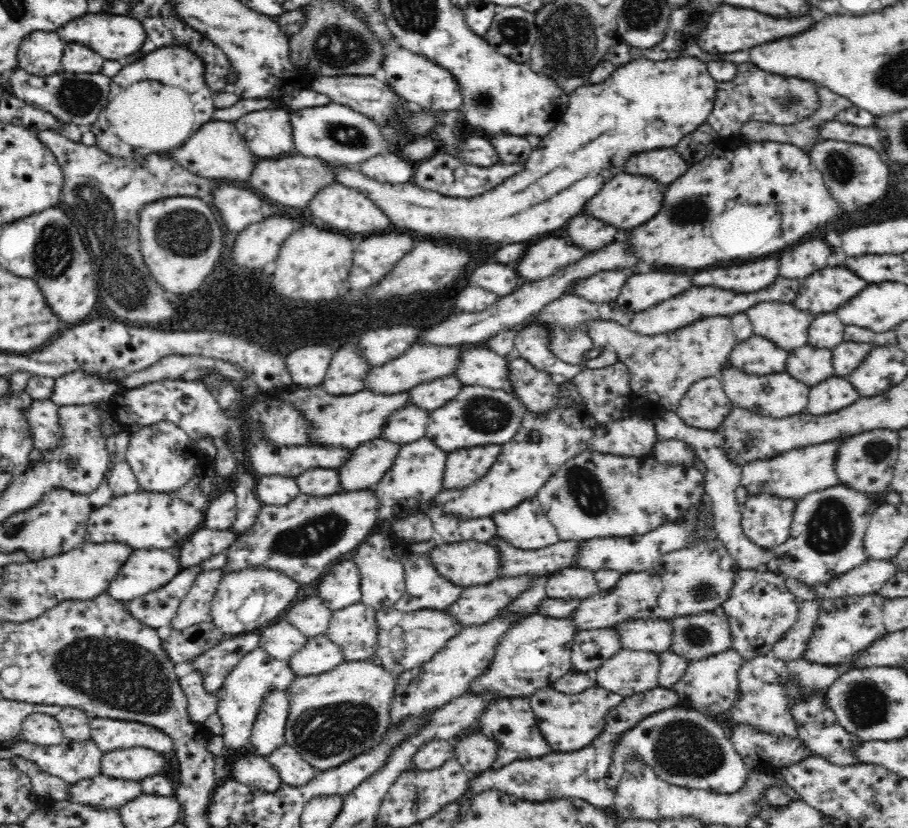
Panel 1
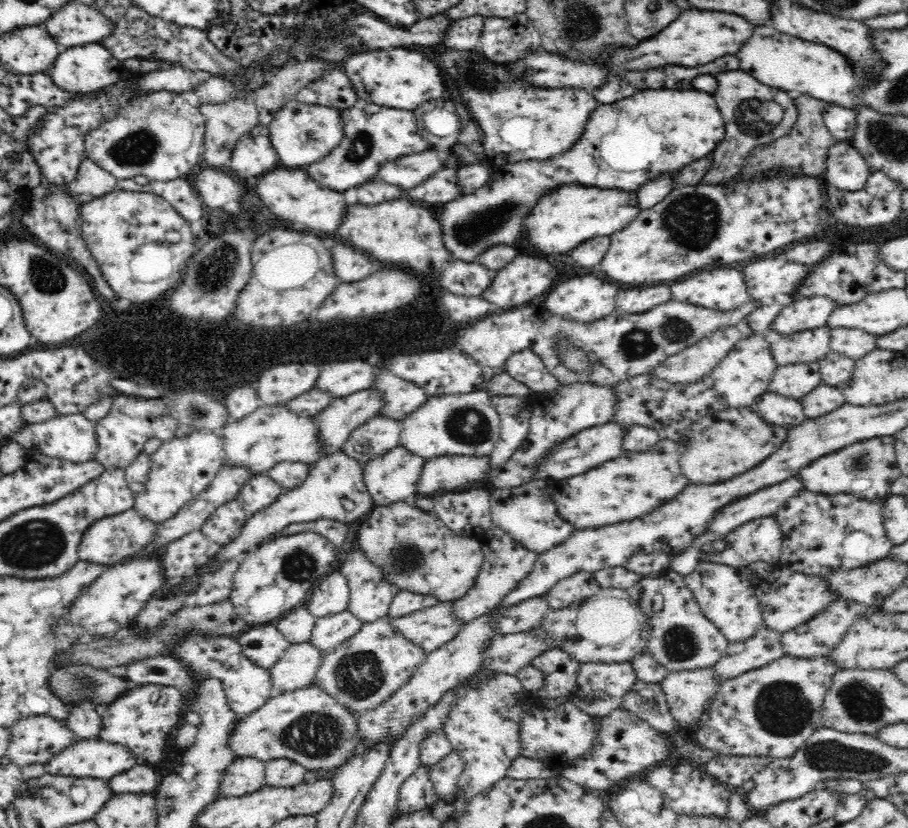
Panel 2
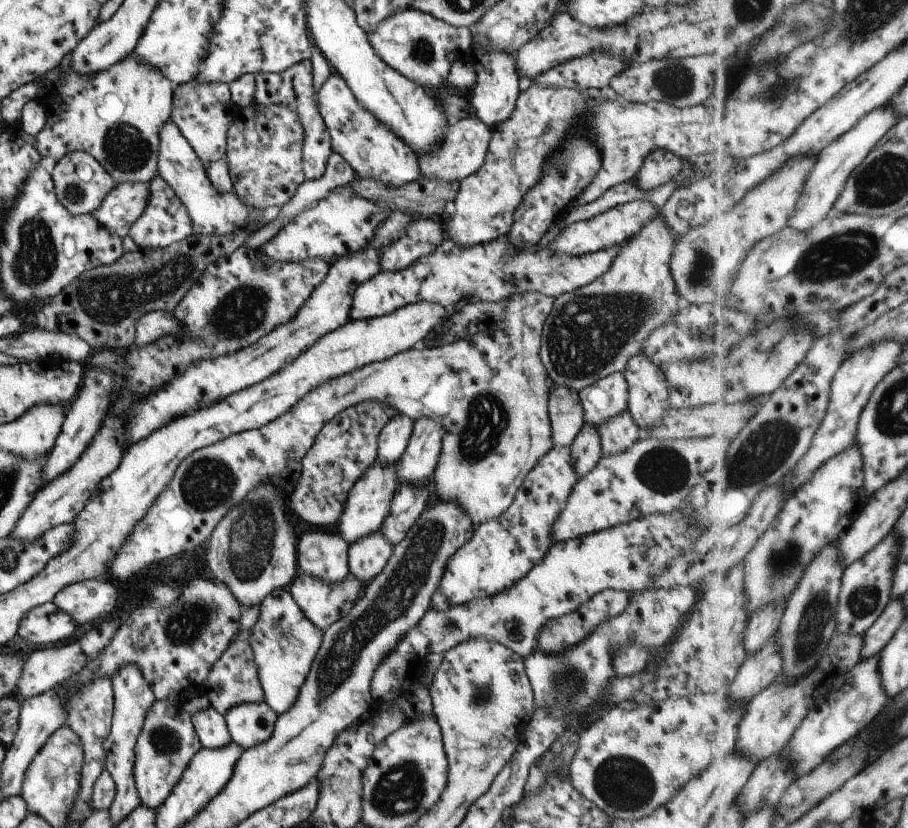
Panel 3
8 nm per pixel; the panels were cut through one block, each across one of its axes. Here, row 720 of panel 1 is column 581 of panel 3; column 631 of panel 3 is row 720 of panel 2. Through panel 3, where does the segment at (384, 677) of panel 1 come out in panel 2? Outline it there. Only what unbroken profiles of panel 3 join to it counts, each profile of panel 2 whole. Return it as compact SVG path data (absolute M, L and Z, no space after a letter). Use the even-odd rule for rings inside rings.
M313 685L294 692L281 693L277 697L271 696L258 711L239 717L228 738L228 749L236 755L236 758L252 758L264 762L289 759L301 764L308 771L332 770L346 764L354 757L354 748L359 744L357 716L348 713L348 710L340 707L331 696Z

